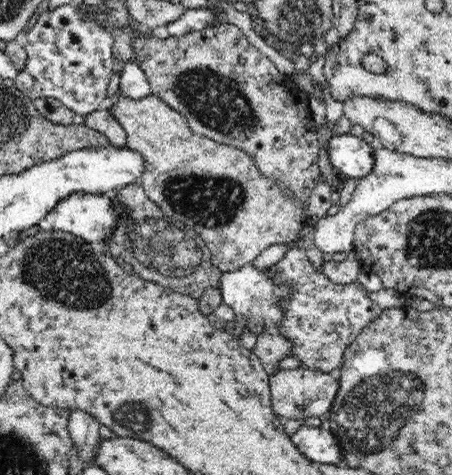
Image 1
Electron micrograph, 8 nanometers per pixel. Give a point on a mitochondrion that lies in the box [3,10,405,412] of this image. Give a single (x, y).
(62, 270)

